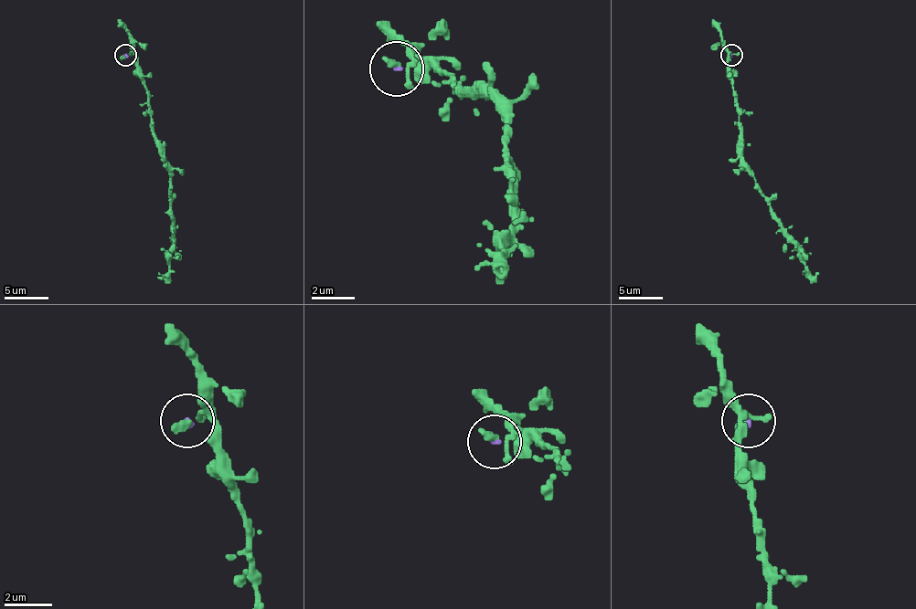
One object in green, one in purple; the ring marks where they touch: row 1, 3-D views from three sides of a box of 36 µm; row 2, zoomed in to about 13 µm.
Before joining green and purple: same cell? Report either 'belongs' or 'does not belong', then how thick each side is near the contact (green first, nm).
belongs; calibres 260 and 140 nm

